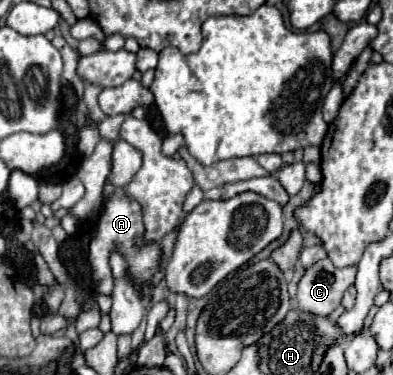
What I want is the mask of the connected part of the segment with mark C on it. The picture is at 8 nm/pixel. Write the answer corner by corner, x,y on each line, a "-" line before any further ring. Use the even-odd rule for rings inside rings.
330,258
318,260
314,266
306,268
298,282
296,310
314,316
328,316
342,300
348,286
354,284
356,266
338,268

